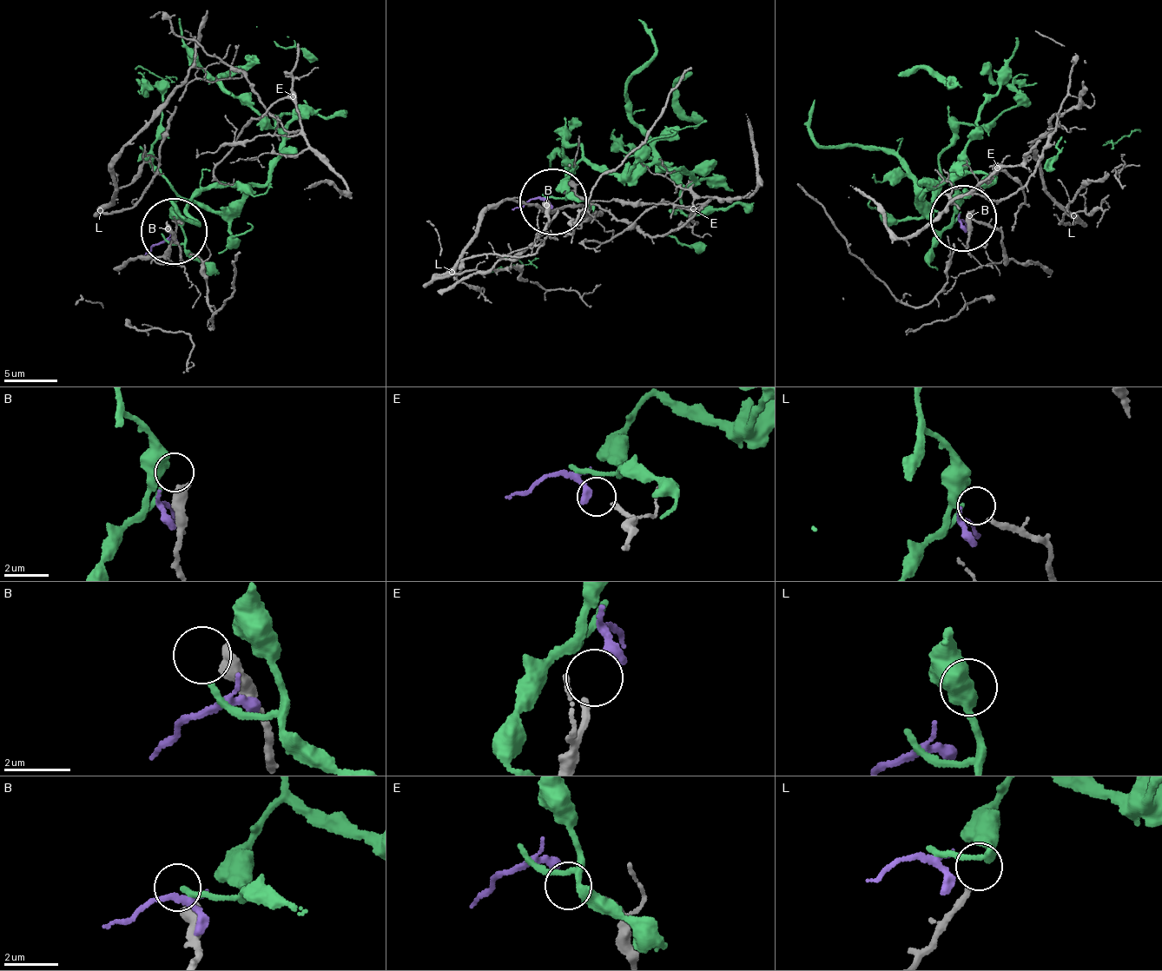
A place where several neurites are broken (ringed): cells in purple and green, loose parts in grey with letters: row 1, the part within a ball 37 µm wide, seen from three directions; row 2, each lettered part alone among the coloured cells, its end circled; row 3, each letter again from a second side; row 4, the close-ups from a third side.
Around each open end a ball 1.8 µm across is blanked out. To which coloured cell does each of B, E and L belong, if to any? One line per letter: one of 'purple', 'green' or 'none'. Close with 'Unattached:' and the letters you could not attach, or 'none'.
B: none
E: purple
L: none
Unattached: B, L

